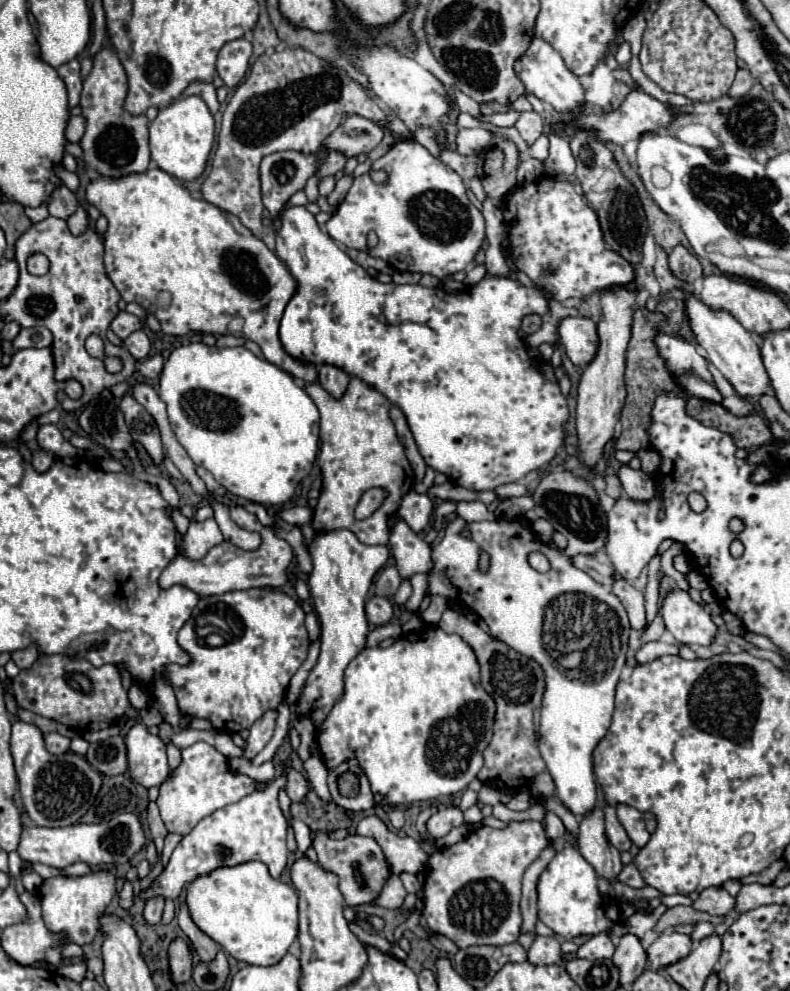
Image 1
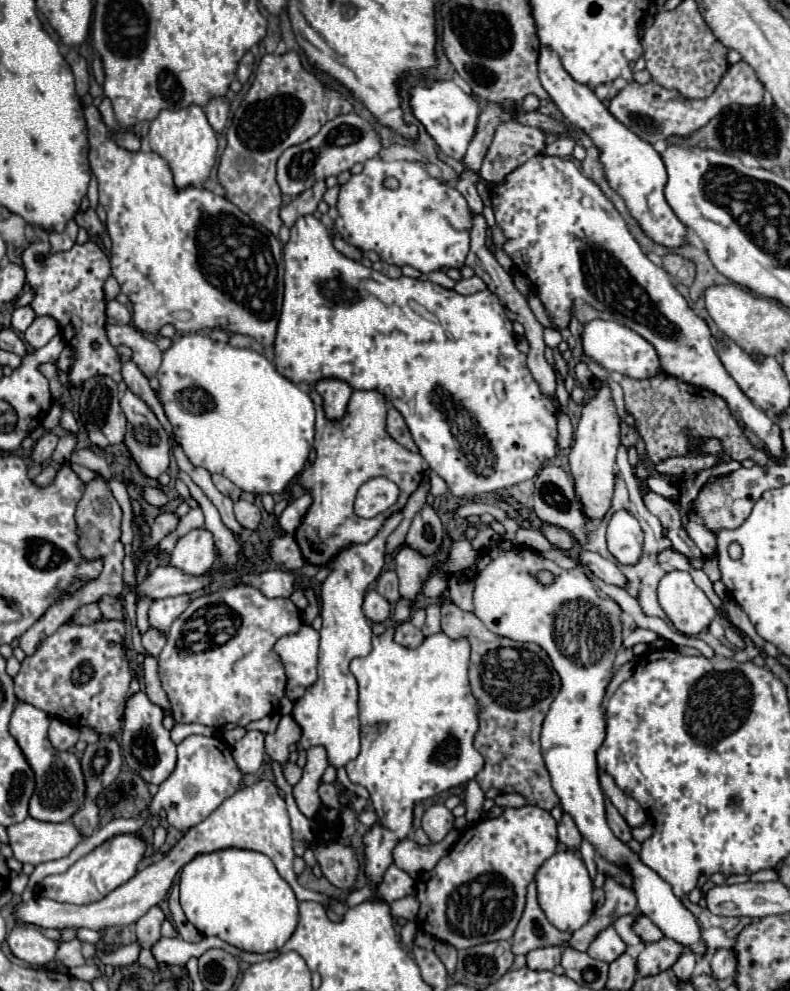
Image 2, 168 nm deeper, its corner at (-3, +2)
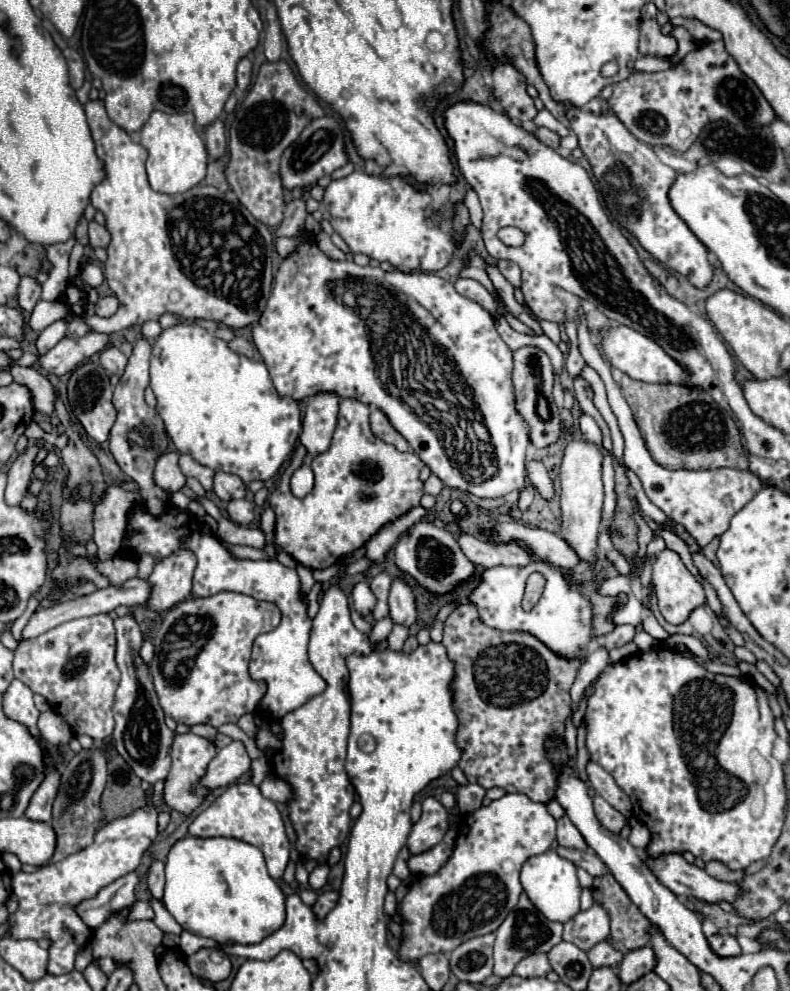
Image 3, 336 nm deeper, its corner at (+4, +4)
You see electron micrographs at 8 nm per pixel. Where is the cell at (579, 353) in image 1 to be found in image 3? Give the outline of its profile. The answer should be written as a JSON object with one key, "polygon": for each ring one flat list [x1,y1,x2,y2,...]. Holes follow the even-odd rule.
{"polygon":[[620,326,620,328,610,328,610,332,604,334,604,354,608,358,608,362,626,372,630,378,634,380,642,380,642,382,654,382,654,384,686,384,688,380,688,370,678,364,674,358,670,358,662,346,658,346,652,338,628,328,628,326]]}

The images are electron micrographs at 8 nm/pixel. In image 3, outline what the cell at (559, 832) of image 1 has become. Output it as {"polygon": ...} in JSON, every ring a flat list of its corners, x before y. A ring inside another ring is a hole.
{"polygon":[[568,816,558,820,558,844,566,848,576,848,576,850,588,850,588,844,580,830,570,822]]}

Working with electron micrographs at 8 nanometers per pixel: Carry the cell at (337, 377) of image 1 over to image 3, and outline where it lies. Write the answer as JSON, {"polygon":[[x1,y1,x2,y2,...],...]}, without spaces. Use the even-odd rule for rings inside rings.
{"polygon":[[316,394,308,398,300,432,300,442,308,458,322,454,330,446,338,418,338,402,336,394]]}

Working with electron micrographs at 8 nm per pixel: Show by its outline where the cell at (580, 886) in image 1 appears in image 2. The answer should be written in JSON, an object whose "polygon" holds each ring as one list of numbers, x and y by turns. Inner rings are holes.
{"polygon":[[573,850,555,852,535,874,537,892,539,892,539,906,543,908,547,920,561,932,573,934,581,926,585,926,593,914,593,880,585,868,581,856]]}

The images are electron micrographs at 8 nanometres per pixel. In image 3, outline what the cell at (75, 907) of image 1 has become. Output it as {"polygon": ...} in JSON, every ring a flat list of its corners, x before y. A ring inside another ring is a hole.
{"polygon":[[146,804,144,808,134,810,130,816,122,816,116,818,112,822,108,822,106,826,102,826,96,832,96,840,92,842,92,846,80,850,78,854,66,856,64,860,56,862,56,864,46,864,42,866,38,872,26,874,26,872,18,872,12,876,12,892,18,898,18,910,10,916,8,924,10,924,10,936,16,940,33,939,40,940,45,937,52,944,48,950,48,973,54,975,66,974,74,970,74,963,78,950,90,942,90,936,75,936,74,932,88,932,92,934,92,930,87,927,80,917,76,914,74,907,84,900,94,898,104,886,112,884,116,878,126,876,128,872,134,872,140,864,142,854,146,852,146,848,152,844,152,840,158,836,158,810,152,804]]}

